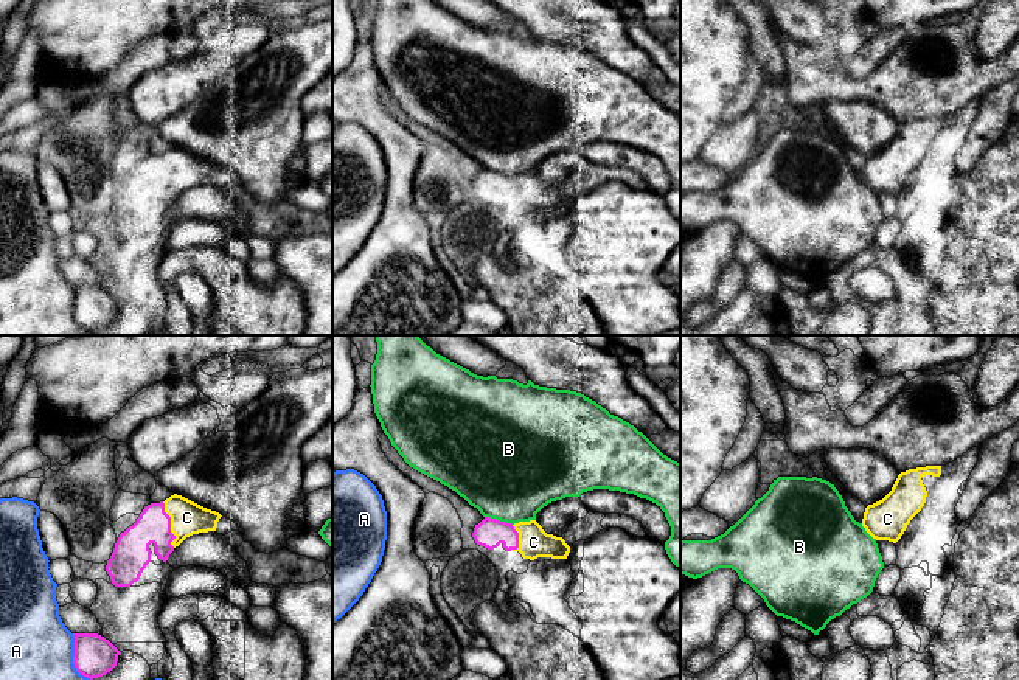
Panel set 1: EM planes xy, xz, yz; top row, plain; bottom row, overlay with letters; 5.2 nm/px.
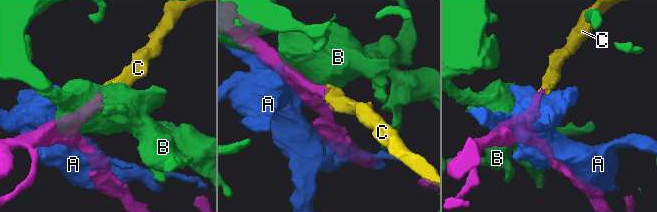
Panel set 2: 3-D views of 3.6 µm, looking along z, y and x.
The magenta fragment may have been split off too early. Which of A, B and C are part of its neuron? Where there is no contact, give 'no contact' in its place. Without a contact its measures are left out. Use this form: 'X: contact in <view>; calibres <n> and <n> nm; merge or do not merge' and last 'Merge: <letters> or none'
A: contact in xy; calibres 220 and 360 nm; do not merge
B: contact in xz; calibres 160 and 480 nm; do not merge
C: contact in xy; calibres 190 and 180 nm; merge
Merge: C

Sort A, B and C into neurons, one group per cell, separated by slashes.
A / B / C

